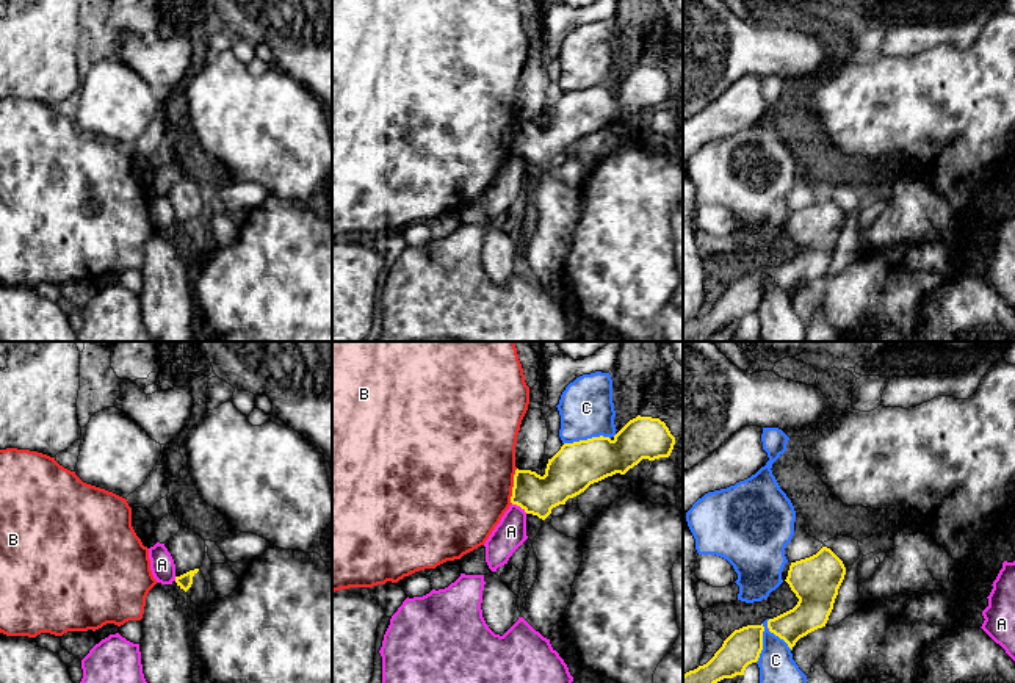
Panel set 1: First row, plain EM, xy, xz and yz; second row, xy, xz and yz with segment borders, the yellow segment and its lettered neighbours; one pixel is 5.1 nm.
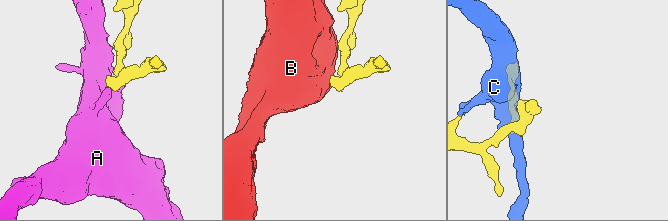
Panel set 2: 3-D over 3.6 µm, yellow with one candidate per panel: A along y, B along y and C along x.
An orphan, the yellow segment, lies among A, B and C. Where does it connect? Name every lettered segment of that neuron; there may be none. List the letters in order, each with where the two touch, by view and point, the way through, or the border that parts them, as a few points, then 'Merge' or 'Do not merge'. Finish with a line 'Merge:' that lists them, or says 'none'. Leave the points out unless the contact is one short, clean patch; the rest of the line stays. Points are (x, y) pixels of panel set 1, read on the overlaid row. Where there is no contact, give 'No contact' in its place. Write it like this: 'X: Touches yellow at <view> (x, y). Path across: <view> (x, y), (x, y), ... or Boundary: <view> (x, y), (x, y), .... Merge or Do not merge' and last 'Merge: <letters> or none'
A: Touches yellow at xz (520, 506). Boundary: xz (512, 503), (527, 513). Do not merge
B: Touches yellow at xz (514, 486). Boundary: xz (517, 469), (512, 478), (511, 503). Do not merge
C: Touches yellow at yz (762, 641). Do not merge
Merge: none

